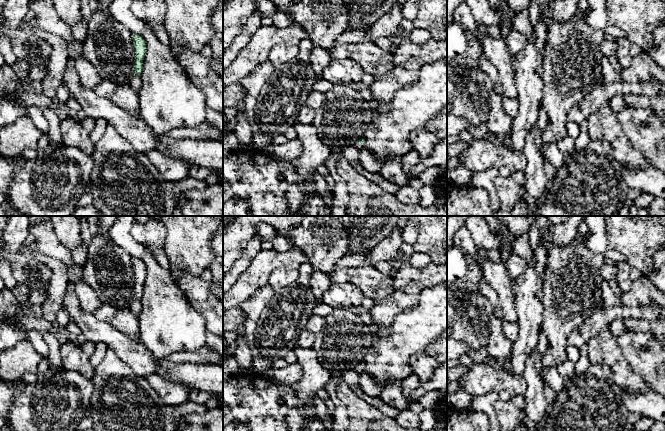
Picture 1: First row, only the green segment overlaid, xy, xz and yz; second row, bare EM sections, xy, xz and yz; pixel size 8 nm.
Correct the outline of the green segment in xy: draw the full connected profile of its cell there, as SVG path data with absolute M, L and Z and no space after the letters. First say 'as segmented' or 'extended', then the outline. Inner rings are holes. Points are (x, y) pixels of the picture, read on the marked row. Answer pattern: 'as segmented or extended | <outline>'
extended | M132 33L132 40L135 50L133 73L129 80L129 86L138 92L140 88L140 74L142 72L143 60L146 54L146 42L142 36Z

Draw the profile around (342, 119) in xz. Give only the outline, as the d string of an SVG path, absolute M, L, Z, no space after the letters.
M334 85L325 93L325 100L311 124L331 150L352 147L363 138L374 117L372 105L362 97L358 87Z

